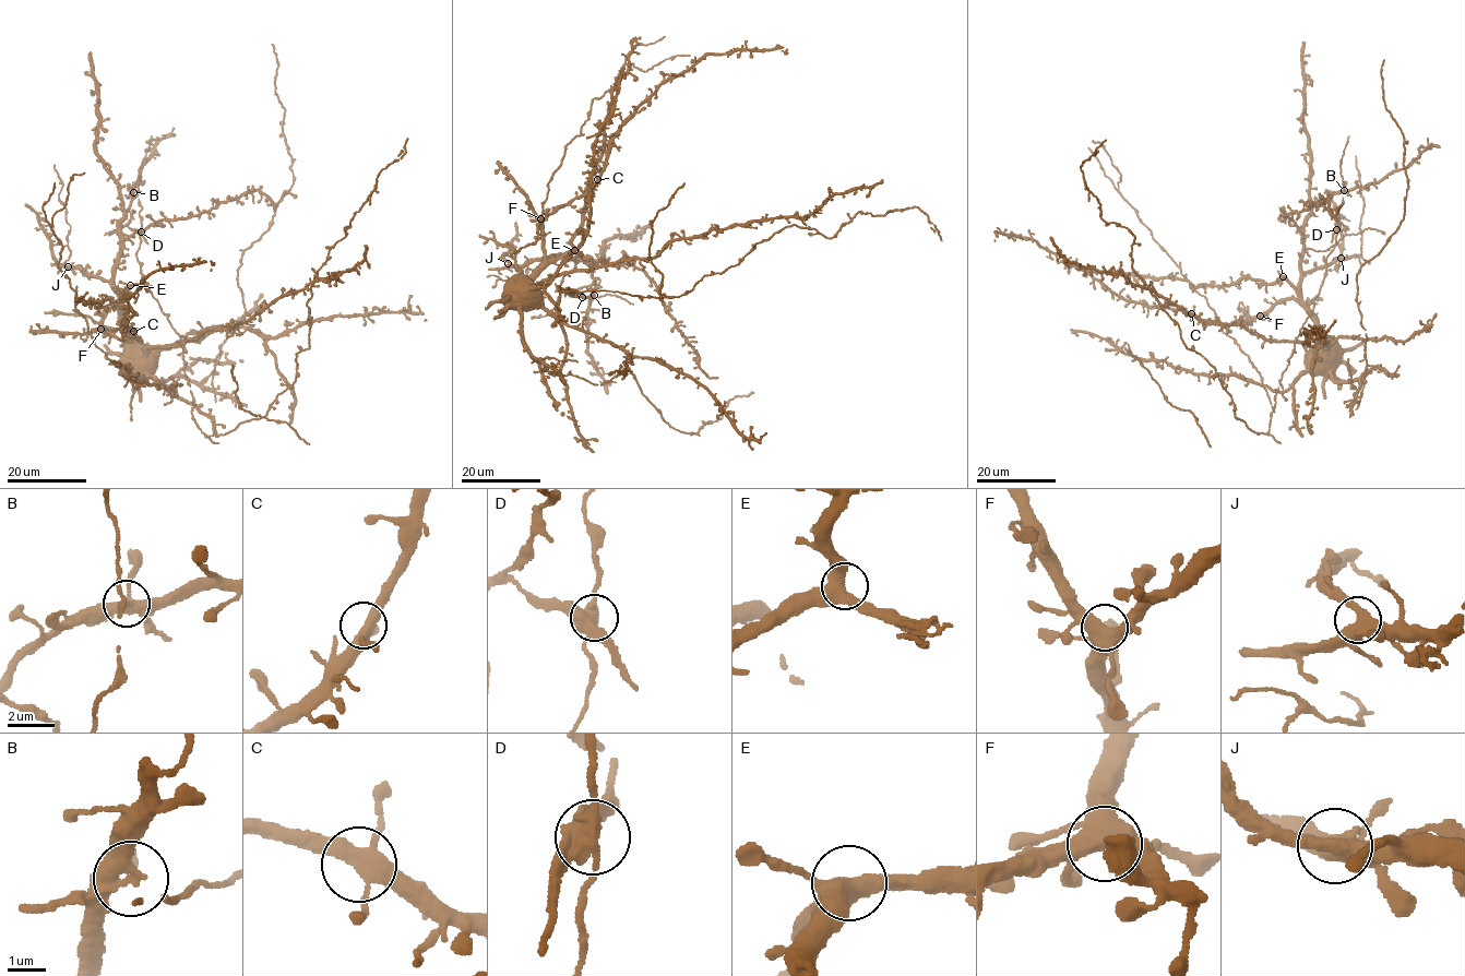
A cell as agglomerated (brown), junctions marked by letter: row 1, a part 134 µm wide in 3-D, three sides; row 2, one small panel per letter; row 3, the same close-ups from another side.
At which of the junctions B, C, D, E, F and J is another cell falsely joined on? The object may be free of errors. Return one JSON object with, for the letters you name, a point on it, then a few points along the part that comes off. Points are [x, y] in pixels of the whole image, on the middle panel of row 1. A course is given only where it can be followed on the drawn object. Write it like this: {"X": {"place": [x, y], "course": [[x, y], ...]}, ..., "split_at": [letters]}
{"D": {"place": [582, 297], "course": [[582, 297], [574, 290], [566, 290], [549, 312], [531, 318]]}, "split_at": ["D"]}

